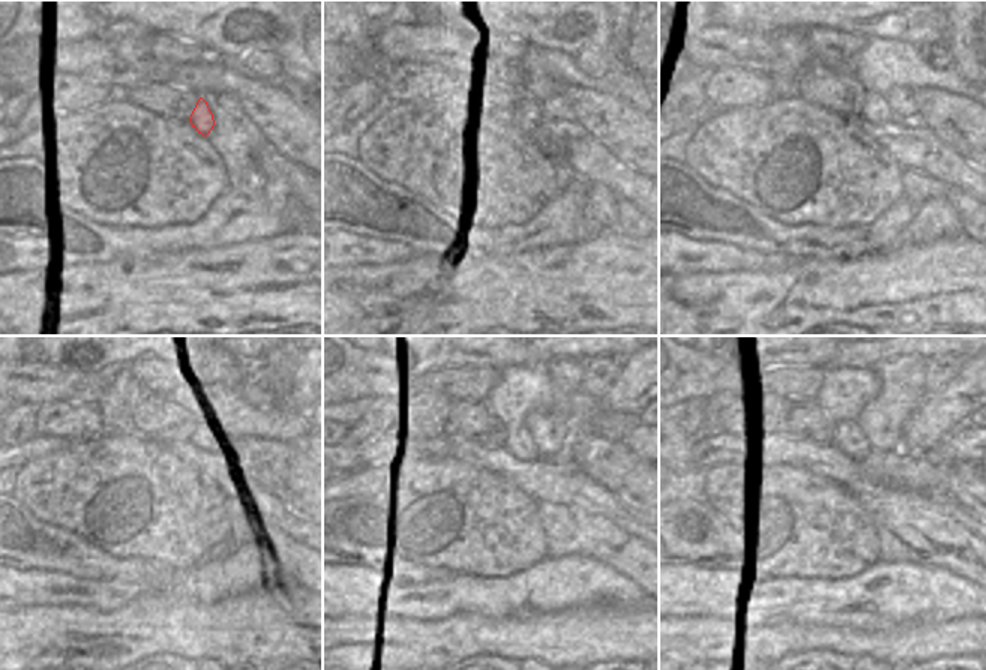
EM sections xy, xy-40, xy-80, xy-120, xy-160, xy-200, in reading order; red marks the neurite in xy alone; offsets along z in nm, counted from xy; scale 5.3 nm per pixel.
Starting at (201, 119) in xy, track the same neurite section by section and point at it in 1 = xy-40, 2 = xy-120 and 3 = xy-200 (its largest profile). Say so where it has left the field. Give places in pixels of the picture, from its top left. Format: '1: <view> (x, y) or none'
1: xy-40 (530, 114)
2: xy-120 (200, 438)
3: xy-200 (848, 436)

